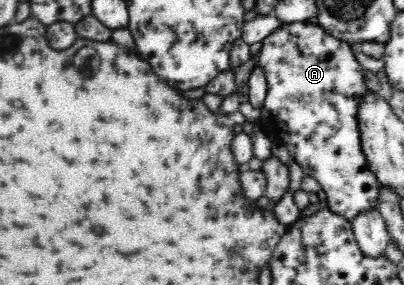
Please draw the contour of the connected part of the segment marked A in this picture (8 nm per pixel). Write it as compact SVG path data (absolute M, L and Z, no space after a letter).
M310 21L283 23L261 43L258 65L266 74L268 93L260 108L260 128L286 145L290 157L301 166L305 176L318 180L327 196L326 207L332 212L351 220L356 214L374 208L381 185L370 171L362 151L357 116L359 101L368 89L364 84L364 69L356 60L351 45L332 37L324 28Z

